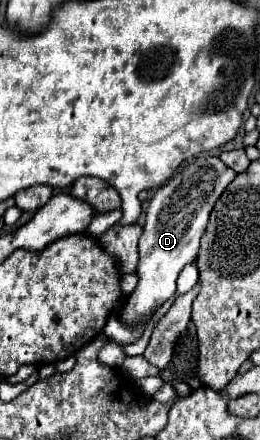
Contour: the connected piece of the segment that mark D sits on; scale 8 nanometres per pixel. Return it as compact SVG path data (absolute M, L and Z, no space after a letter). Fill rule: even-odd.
M199 156L155 192L147 208L147 222L141 236L141 268L137 268L139 284L125 302L125 310L119 318L121 322L133 324L175 296L177 276L185 266L195 262L213 204L221 198L233 178L235 172L221 164L219 156Z

